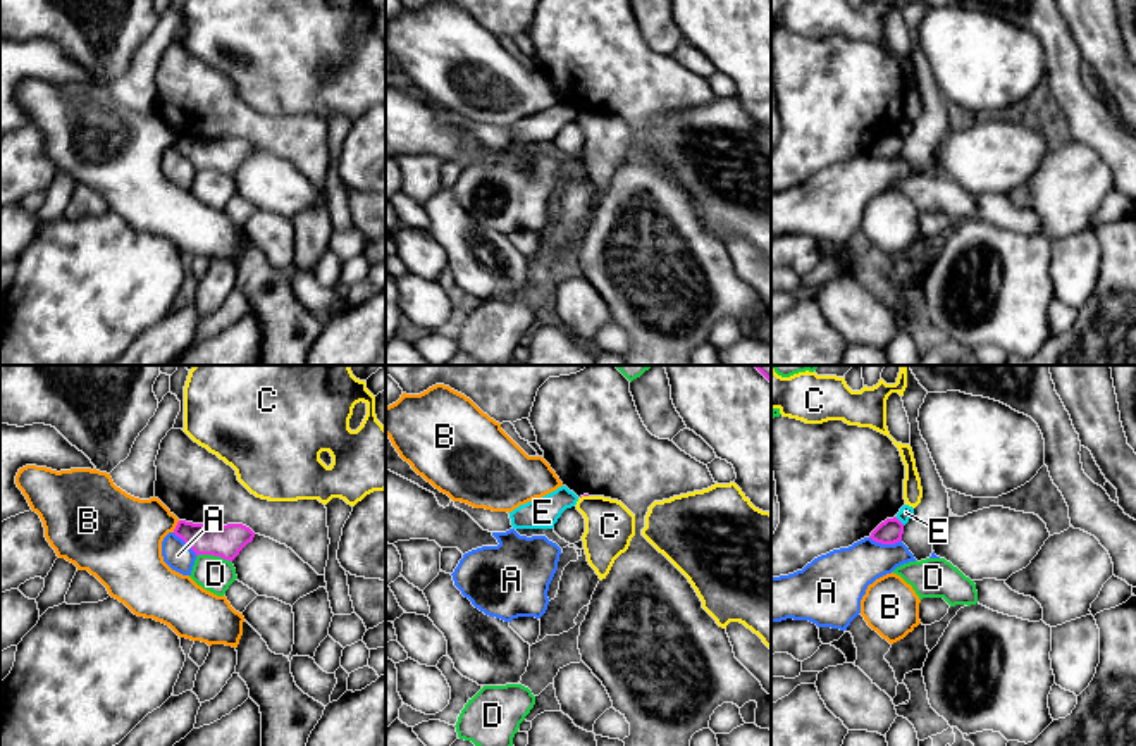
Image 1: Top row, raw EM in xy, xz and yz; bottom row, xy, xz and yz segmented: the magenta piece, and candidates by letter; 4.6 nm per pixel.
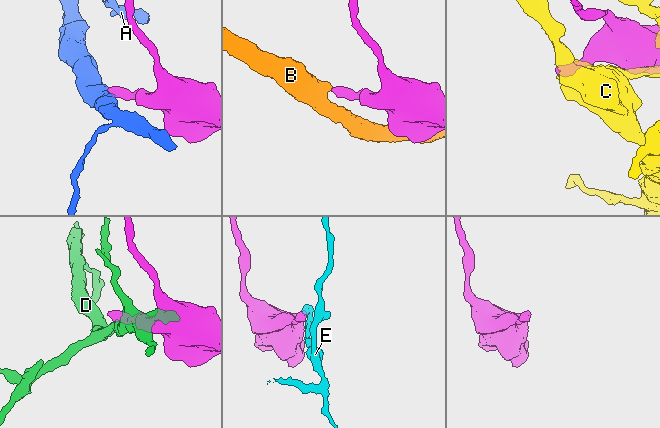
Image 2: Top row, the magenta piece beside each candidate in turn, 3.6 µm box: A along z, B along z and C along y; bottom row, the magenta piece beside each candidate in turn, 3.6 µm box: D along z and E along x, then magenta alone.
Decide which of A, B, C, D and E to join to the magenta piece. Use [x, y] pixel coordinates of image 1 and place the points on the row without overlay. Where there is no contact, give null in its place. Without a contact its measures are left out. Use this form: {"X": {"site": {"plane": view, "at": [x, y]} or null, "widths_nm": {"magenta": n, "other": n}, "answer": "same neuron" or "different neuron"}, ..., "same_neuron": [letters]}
{"A": {"site": {"plane": "yz", "at": [885, 157]}, "widths_nm": {"magenta": 120, "other": 240}, "answer": "different neuron"}, "B": {"site": {"plane": "xy", "at": [176, 140]}, "widths_nm": {"magenta": 160, "other": 360}, "answer": "different neuron"}, "C": {"site": {"plane": "xz", "at": [584, 109]}, "widths_nm": {"magenta": 20, "other": 240}, "answer": "different neuron"}, "D": {"site": {"plane": "xy", "at": [214, 169]}, "widths_nm": {"magenta": 160, "other": 160}, "answer": "different neuron"}, "E": {"site": {"plane": "yz", "at": [899, 135]}, "widths_nm": {"magenta": 120, "other": 70}, "answer": "different neuron"}, "same_neuron": []}

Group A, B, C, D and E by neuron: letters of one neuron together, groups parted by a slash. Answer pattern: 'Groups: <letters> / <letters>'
Groups: A / B / C / D / E

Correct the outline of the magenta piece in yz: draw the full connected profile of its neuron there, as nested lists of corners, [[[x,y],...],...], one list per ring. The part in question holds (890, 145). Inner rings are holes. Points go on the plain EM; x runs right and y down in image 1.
[[[893,131],[881,136],[873,146],[871,153],[881,159],[895,159],[902,155],[904,138]]]

